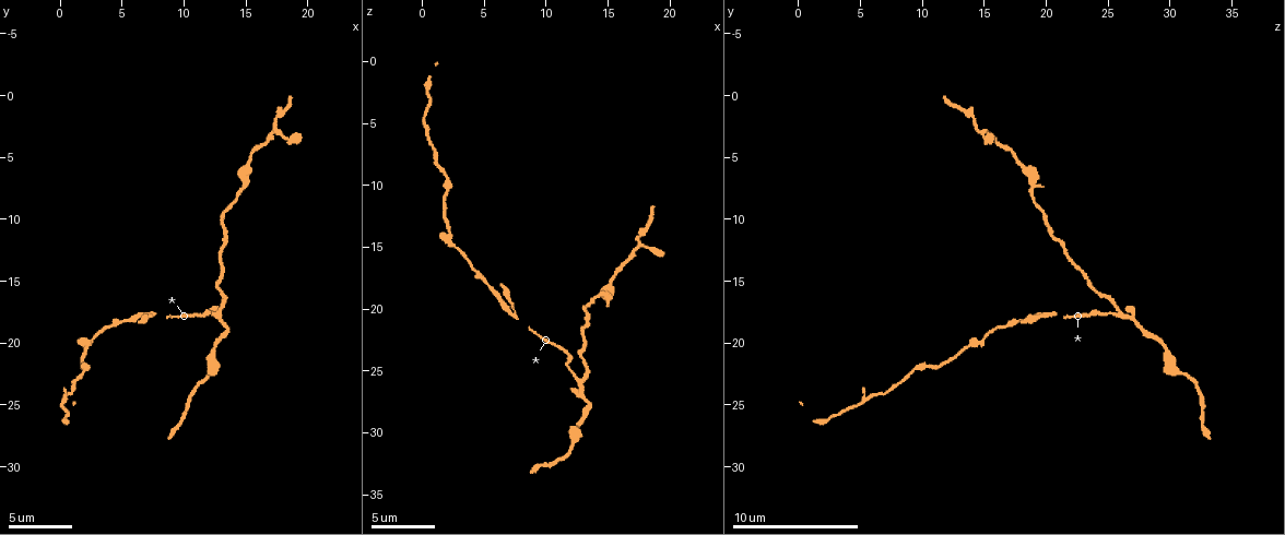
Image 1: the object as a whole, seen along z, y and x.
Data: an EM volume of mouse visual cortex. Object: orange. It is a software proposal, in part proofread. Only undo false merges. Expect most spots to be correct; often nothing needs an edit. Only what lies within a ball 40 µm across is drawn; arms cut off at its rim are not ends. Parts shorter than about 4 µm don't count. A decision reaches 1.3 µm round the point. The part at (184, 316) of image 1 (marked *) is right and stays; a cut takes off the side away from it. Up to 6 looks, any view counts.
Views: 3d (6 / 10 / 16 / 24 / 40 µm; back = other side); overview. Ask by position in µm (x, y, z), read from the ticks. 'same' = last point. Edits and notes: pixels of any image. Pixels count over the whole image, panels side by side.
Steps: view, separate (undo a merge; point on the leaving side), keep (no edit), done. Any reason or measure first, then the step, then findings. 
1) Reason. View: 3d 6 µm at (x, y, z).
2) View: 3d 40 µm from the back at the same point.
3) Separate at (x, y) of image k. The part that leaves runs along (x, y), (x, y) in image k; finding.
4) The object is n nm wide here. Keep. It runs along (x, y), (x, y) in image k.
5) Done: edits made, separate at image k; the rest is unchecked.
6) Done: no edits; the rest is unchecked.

Sudden change in width. View: 3d 10 µm at (6.0, 17.8, 18.8).

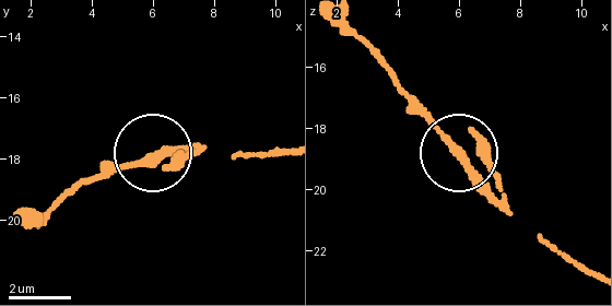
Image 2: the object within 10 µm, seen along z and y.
The object is 260 nm wide here. Keep. It runs along (578, 267), (403, 97) in image 2; one neuron here.

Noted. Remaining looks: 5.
A fork. View: 3d 10 µm at (13.0, 17.2, 26.0).

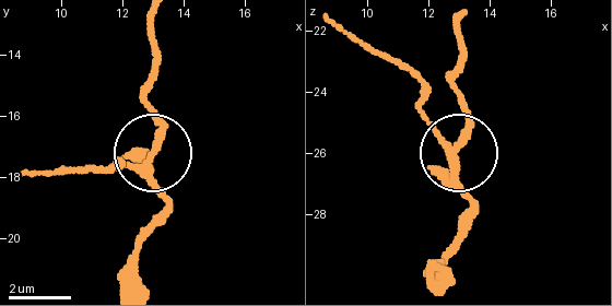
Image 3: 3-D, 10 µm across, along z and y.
The object is 220 nm wide here. Keep. It runs along (368, 46), (413, 78), (424, 117), (458, 151), (468, 224) in image 3; one neuron here.

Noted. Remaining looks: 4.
Calibre changes. View: 3d 10 µm at (12.4, 22.4, 31.0).

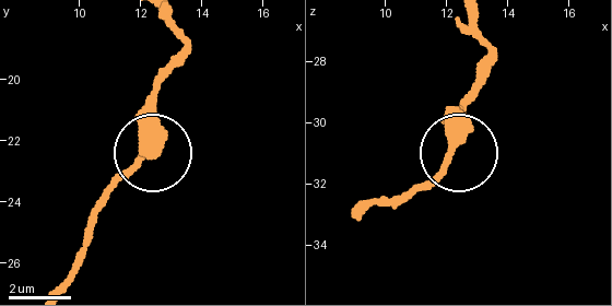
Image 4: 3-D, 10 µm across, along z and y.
View: 3d 6 µm at the same point.

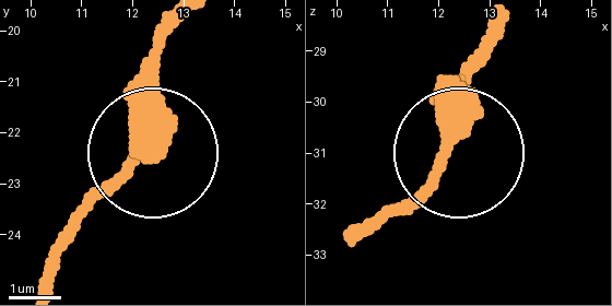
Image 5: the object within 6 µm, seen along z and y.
The object is 340 nm wide here. Keep. It runs along (483, 47), (461, 138), (379, 225) in image 5; one neuron here.

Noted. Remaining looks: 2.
Done: no edits; the rest is unchecked.

